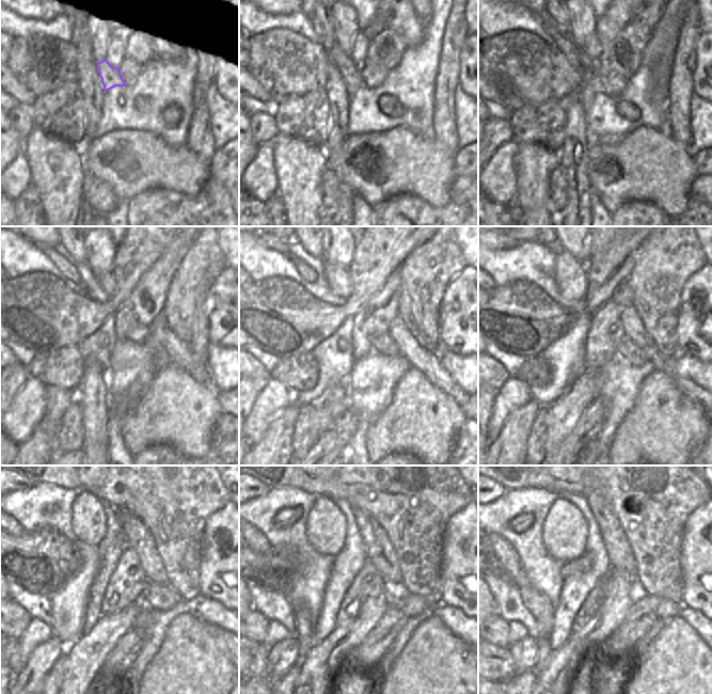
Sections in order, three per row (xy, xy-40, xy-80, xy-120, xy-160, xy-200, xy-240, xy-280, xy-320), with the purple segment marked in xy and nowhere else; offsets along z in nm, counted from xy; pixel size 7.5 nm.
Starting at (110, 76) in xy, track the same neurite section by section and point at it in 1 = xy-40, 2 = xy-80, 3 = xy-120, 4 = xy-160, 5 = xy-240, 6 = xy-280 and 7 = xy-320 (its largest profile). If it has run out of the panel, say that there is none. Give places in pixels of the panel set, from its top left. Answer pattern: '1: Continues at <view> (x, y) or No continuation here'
1: Continues at xy-40 (350, 73)
2: Continues at xy-80 (575, 56)
3: Continues at xy-120 (93, 287)
4: Continues at xy-160 (304, 269)
5: Continues at xy-240 (21, 487)
6: Continues at xy-280 (260, 488)
7: Continues at xy-320 (500, 490)

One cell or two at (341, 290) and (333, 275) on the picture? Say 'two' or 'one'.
one

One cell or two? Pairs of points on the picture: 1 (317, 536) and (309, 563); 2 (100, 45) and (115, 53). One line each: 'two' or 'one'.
1: two
2: two

